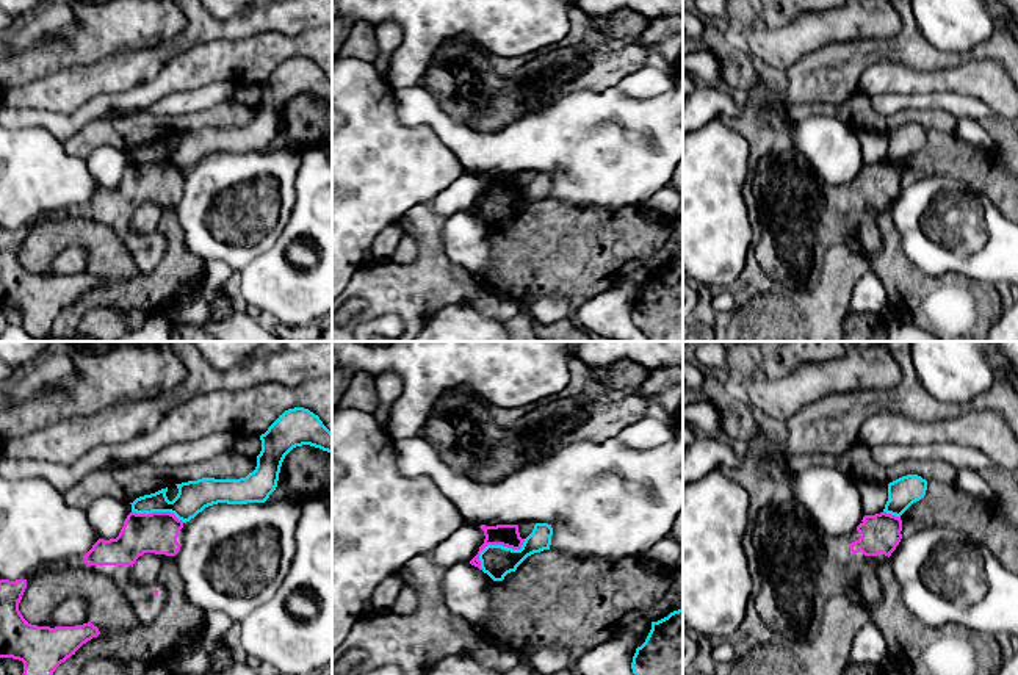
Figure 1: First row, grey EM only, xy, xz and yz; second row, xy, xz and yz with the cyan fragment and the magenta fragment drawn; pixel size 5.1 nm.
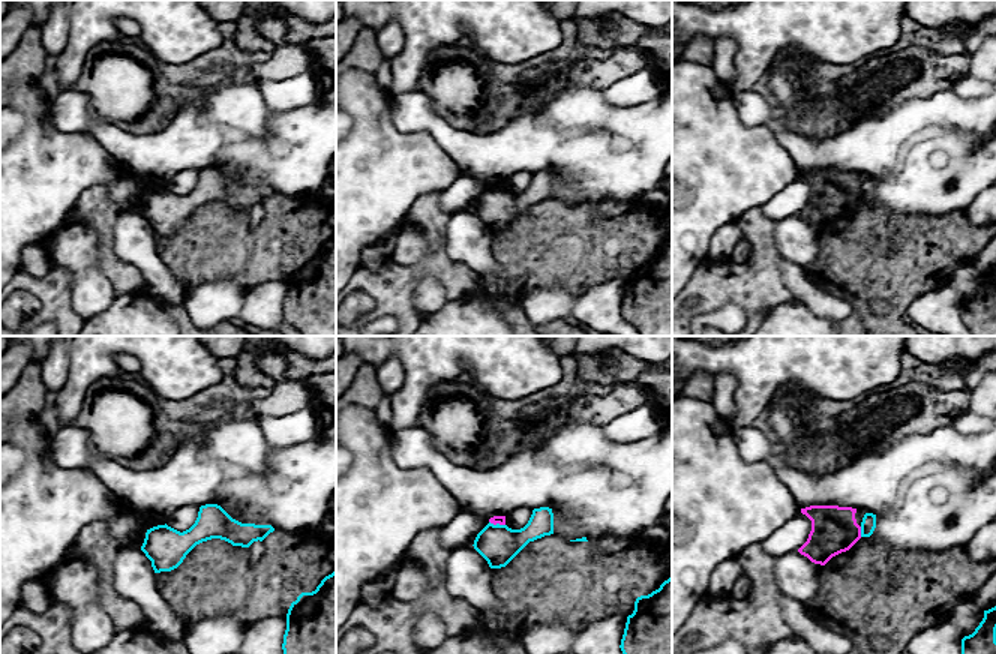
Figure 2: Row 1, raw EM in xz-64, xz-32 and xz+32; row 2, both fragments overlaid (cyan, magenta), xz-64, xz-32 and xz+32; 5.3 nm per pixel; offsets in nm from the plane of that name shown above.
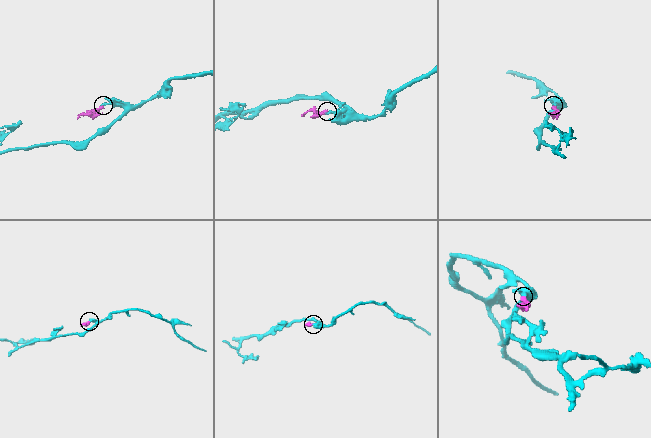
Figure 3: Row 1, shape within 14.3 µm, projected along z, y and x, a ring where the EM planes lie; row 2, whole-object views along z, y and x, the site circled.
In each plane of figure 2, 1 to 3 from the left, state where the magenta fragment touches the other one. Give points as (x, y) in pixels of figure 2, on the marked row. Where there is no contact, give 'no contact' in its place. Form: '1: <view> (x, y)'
1: no contact
2: xz-32 (497, 524)
3: xz+32 (861, 531)

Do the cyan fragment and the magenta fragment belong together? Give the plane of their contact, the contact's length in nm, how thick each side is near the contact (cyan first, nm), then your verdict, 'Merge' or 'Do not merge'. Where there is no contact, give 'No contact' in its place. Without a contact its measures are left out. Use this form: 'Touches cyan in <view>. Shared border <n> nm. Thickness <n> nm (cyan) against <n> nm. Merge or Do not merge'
Touches cyan in xz. Shared border 280 nm. Thickness 170 nm (cyan) against 110 nm. Do not merge

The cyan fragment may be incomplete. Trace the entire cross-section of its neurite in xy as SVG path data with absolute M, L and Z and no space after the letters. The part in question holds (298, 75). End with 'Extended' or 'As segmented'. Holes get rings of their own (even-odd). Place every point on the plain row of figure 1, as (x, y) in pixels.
M304 56L285 60L260 85L260 89L262 100L257 105L257 116L246 127L202 127L175 133L179 143L172 150L166 146L166 136L136 147L130 152L132 161L171 161L186 172L205 157L218 152L265 152L276 139L282 111L293 97L310 94L332 103L332 81L323 74L318 64Z. As segmented

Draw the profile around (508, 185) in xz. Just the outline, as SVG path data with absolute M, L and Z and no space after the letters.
M496 174L496 175L479 175L484 180L484 193L479 196L478 204L470 210L471 215L481 218L479 202L487 194L503 194L512 199L520 199L525 188L520 186L518 174Z

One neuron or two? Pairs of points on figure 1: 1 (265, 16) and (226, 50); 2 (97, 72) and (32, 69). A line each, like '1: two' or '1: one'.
1: two
2: two

